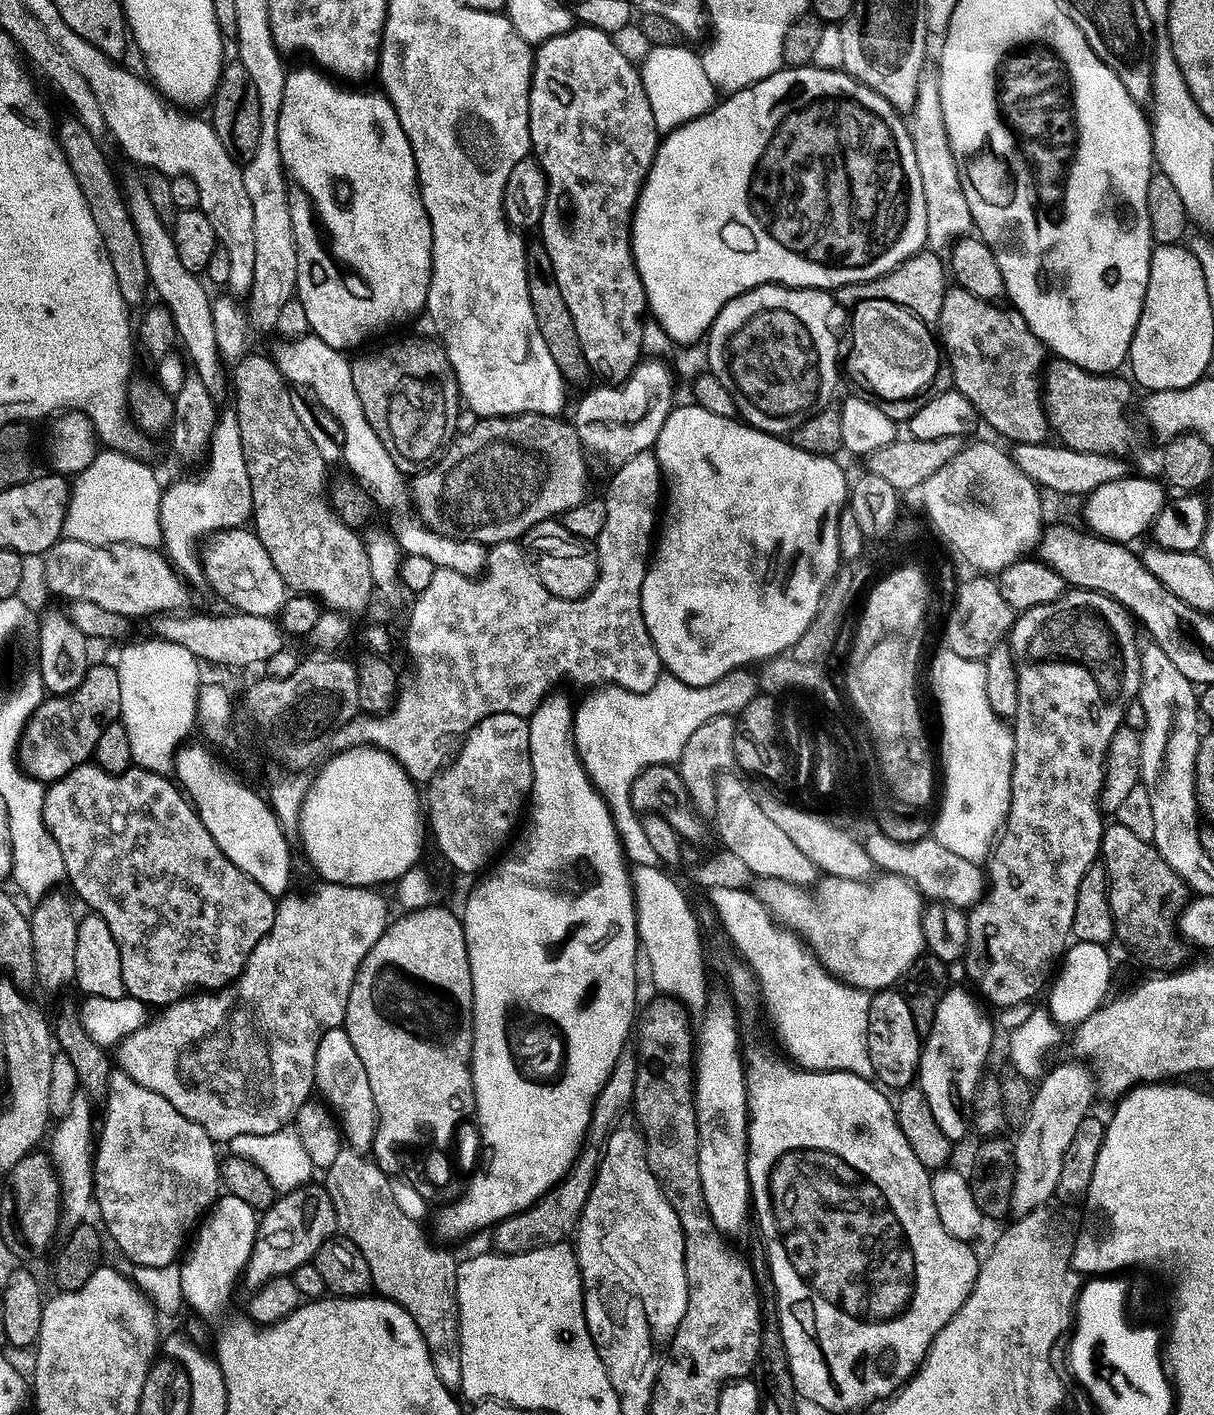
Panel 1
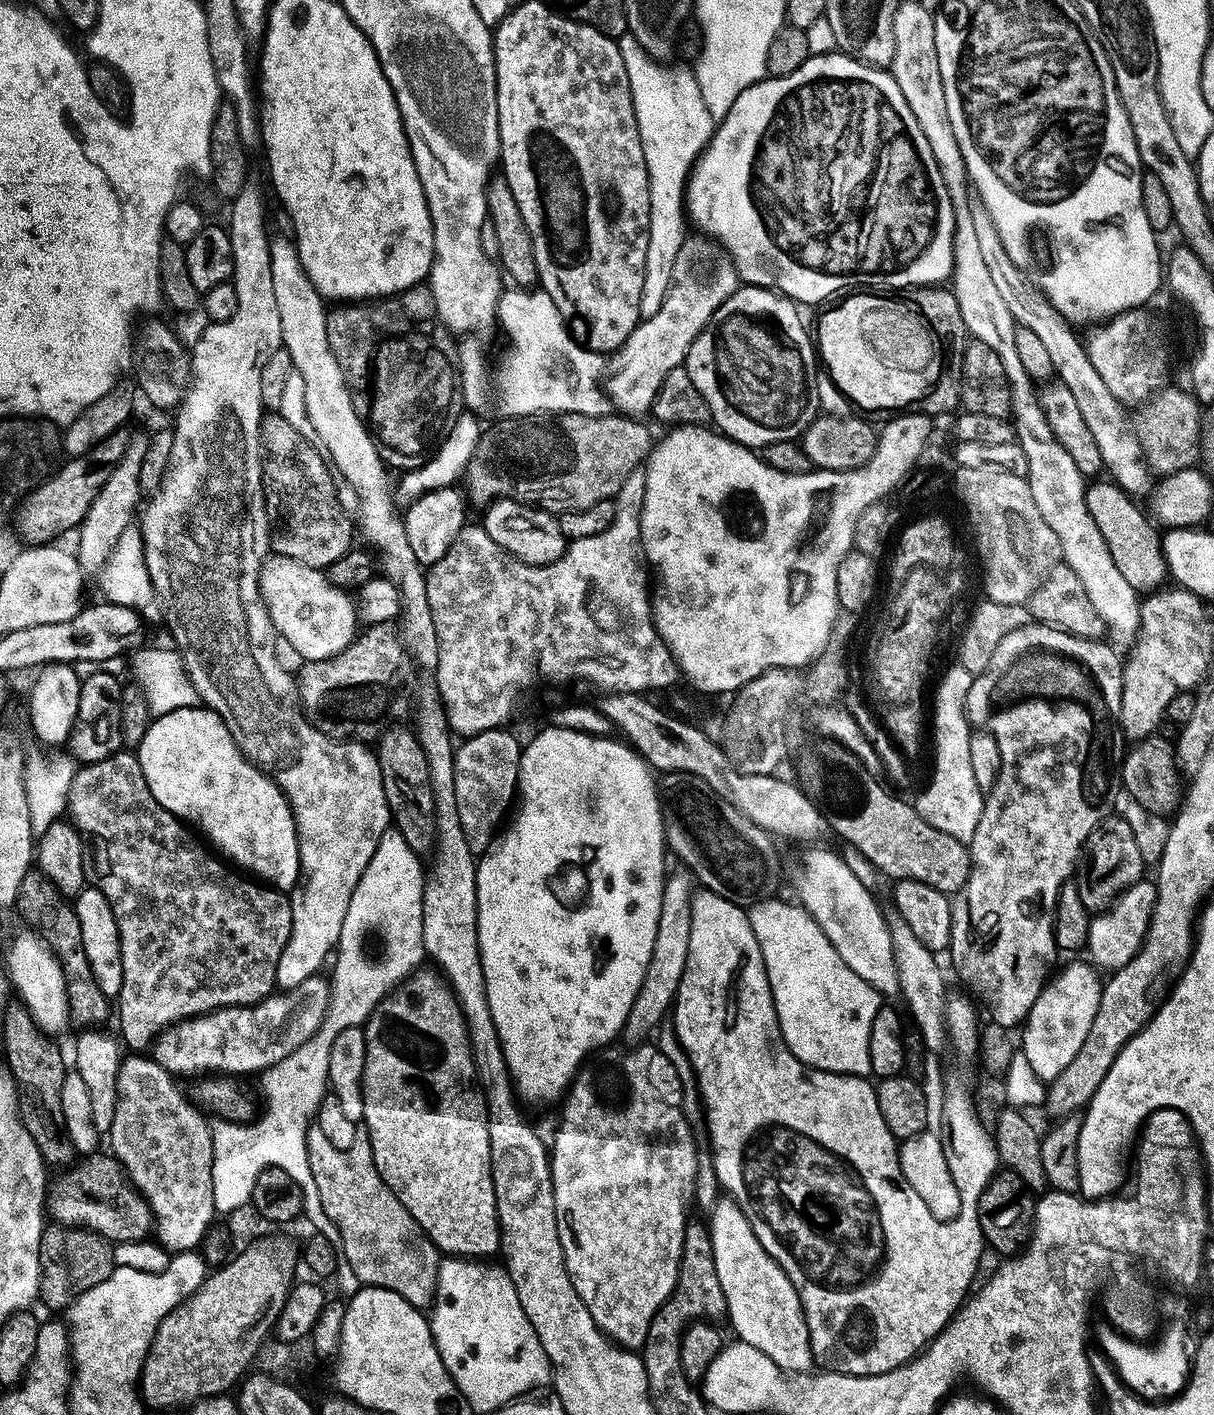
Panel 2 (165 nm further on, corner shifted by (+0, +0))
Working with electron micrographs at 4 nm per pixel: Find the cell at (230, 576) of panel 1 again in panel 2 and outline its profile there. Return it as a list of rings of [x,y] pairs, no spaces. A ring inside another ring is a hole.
[[[273,555],[262,570],[260,589],[279,639],[291,642],[305,662],[334,658],[358,639],[362,621],[357,601],[332,584],[327,571],[294,562],[294,558]]]

